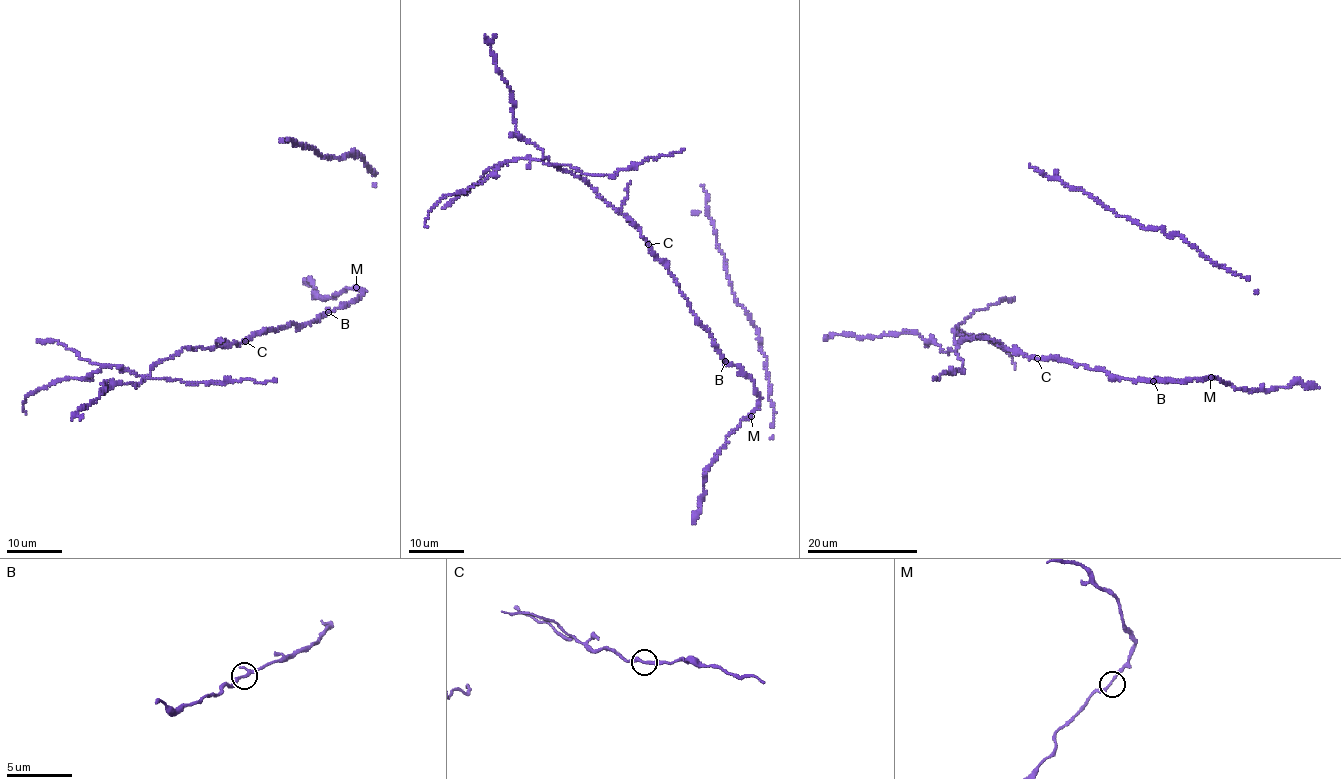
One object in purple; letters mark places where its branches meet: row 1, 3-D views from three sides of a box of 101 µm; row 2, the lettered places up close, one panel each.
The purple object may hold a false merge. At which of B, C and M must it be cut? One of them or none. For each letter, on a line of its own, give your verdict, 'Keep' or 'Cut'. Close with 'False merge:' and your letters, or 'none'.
B: Keep
C: Cut
M: Keep
False merge: C

